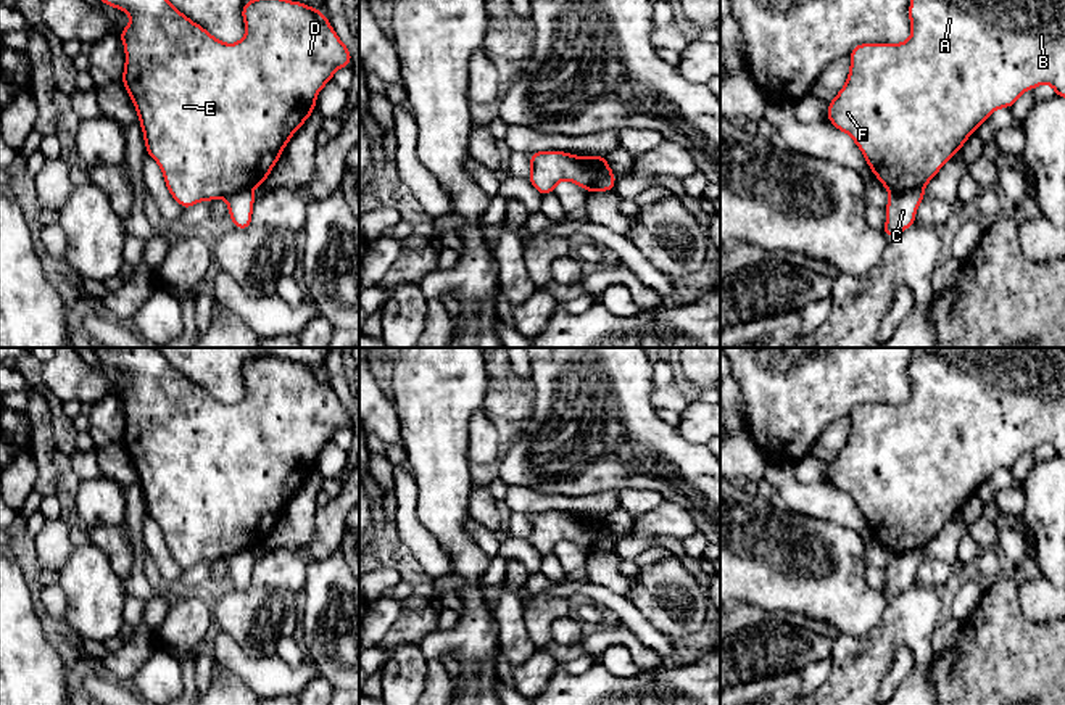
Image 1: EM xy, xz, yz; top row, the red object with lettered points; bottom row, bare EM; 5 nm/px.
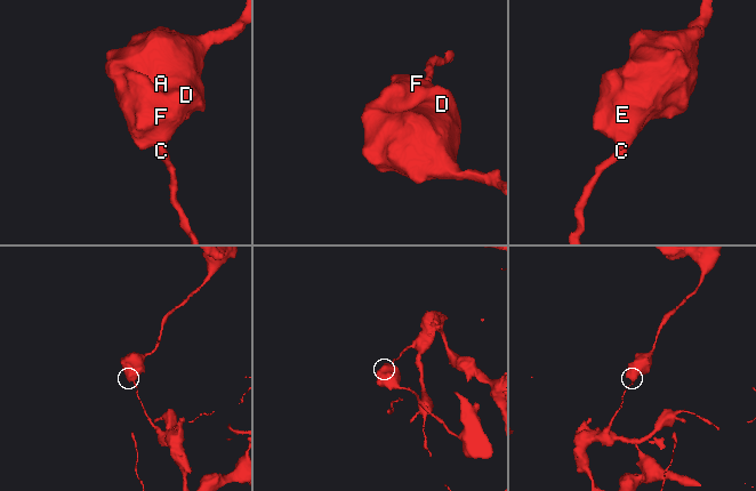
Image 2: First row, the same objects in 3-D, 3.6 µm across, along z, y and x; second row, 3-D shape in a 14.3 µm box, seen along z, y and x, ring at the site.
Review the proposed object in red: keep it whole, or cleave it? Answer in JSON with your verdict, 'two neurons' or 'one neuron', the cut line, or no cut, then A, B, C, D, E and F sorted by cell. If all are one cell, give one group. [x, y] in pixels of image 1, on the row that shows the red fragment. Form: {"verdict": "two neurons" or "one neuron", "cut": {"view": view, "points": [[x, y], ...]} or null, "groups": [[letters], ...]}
{"verdict": "two neurons", "cut": {"view": "yz", "points": [[922, 187], [890, 193]]}, "groups": [["A", "B", "D", "E", "F"], ["C"]]}

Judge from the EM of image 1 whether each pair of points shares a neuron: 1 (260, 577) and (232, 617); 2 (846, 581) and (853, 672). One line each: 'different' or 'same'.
1: different
2: different

